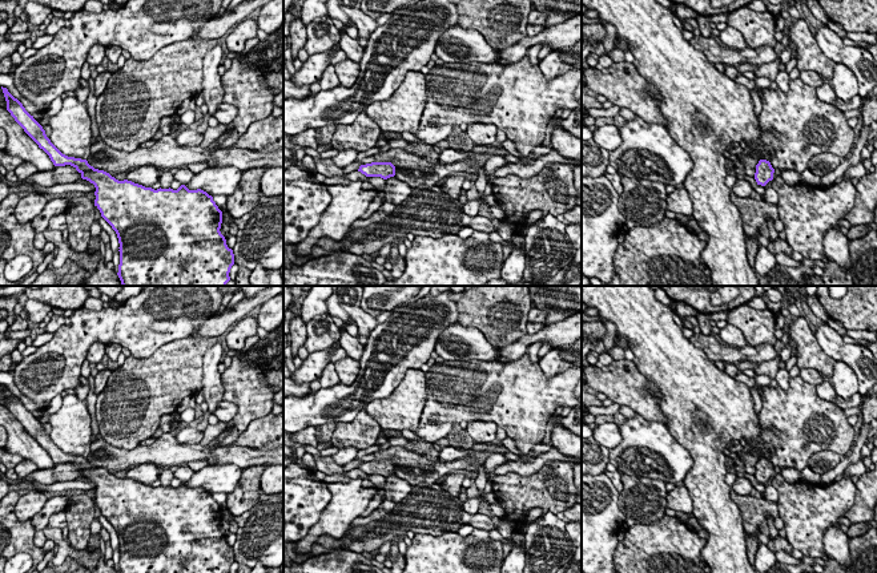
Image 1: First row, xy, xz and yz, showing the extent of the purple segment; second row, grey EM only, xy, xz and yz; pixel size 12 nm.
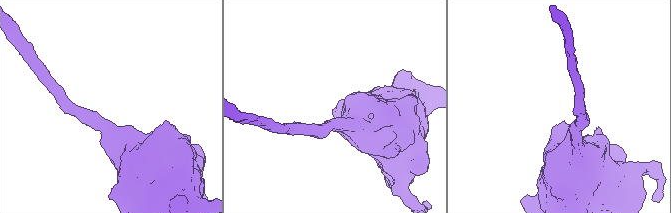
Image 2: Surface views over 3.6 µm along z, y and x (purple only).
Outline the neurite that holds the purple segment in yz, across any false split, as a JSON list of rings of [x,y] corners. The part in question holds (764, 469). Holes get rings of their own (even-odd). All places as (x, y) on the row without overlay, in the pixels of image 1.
[[[760,457],[756,463],[755,477],[757,483],[765,484],[769,479],[773,477],[775,467],[771,460],[767,457]]]

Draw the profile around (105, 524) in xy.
[[[101,515],[100,518],[98,518],[101,526],[109,533],[110,536],[110,546],[113,549],[118,549],[120,546],[120,541],[118,541],[118,536],[117,536],[117,532],[116,529],[112,526],[112,524]]]

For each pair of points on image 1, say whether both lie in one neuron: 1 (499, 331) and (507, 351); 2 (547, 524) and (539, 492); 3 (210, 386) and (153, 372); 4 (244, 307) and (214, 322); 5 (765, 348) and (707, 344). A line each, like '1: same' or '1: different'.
1: different
2: different
3: different
4: same
5: same

